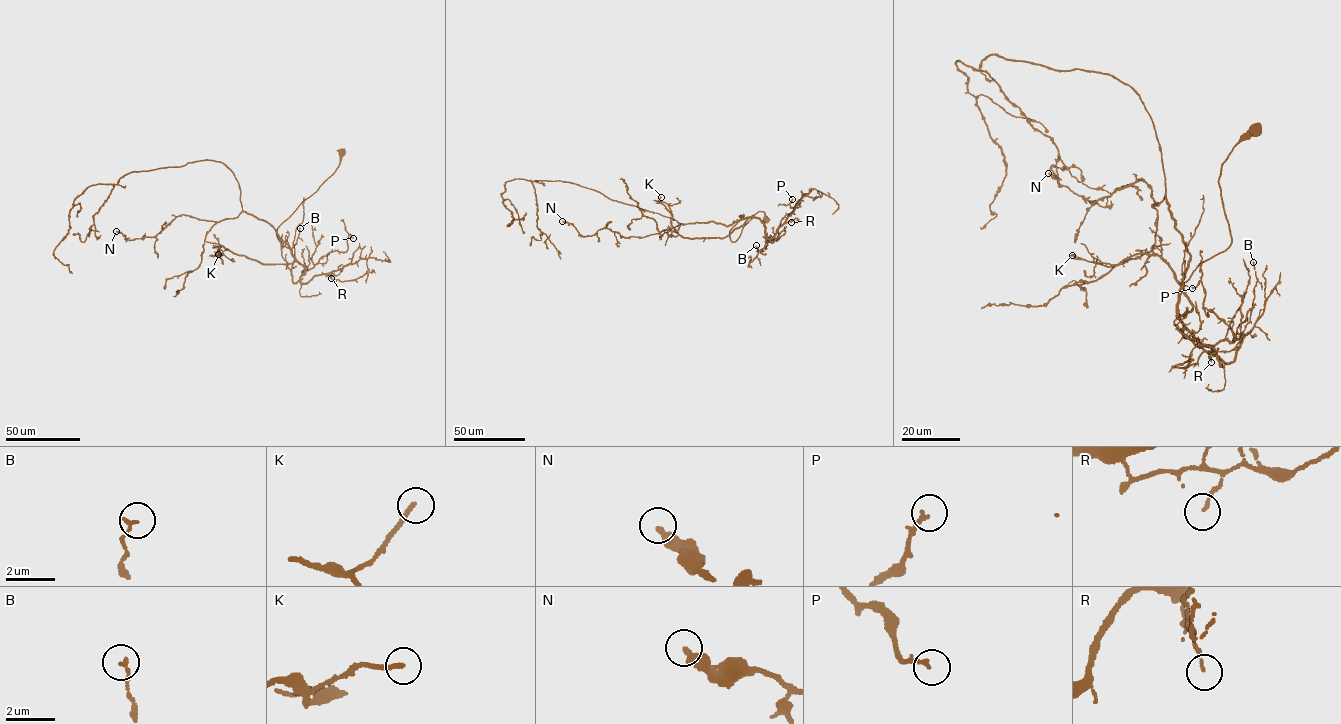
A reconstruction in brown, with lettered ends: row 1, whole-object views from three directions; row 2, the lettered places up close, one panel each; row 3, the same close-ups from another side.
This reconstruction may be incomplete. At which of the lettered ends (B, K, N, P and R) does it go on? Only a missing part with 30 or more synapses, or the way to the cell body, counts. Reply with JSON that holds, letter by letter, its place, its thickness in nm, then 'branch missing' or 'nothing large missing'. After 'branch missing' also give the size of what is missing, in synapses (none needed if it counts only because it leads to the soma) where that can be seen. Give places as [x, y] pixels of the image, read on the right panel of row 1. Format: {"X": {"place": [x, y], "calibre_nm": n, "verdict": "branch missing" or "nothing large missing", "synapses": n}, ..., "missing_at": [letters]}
{"B": {"place": [1253, 262], "calibre_nm": 130, "verdict": "nothing large missing"}, "K": {"place": [1072, 255], "calibre_nm": 190, "verdict": "nothing large missing"}, "N": {"place": [1048, 173], "calibre_nm": 360, "verdict": "nothing large missing"}, "P": {"place": [1192, 288], "calibre_nm": 180, "verdict": "nothing large missing"}, "R": {"place": [1211, 362], "calibre_nm": 90, "verdict": "nothing large missing"}, "missing_at": []}

